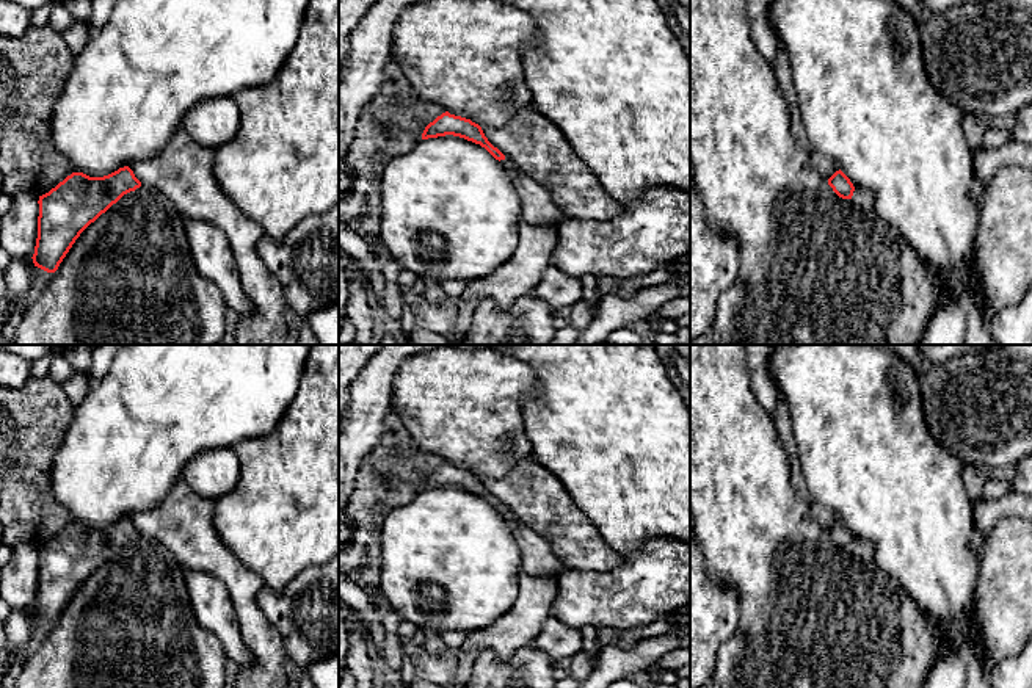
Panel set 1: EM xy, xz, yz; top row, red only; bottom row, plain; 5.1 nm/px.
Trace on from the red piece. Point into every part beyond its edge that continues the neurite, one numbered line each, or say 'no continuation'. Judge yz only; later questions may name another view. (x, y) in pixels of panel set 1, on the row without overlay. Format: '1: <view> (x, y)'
1: yz (863, 549)

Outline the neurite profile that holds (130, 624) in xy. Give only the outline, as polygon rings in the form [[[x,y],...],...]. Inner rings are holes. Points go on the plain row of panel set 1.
[[[152,538],[124,545],[75,591],[42,646],[25,655],[16,688],[223,688],[227,654],[194,616],[185,569]]]

